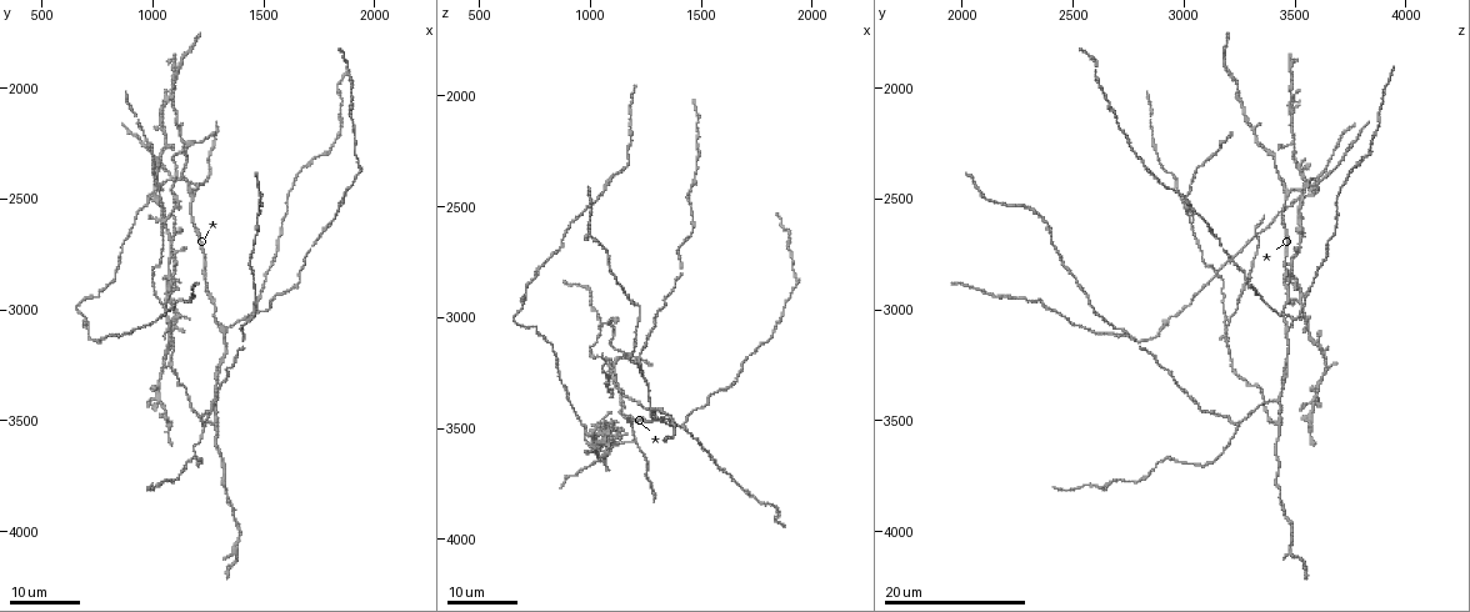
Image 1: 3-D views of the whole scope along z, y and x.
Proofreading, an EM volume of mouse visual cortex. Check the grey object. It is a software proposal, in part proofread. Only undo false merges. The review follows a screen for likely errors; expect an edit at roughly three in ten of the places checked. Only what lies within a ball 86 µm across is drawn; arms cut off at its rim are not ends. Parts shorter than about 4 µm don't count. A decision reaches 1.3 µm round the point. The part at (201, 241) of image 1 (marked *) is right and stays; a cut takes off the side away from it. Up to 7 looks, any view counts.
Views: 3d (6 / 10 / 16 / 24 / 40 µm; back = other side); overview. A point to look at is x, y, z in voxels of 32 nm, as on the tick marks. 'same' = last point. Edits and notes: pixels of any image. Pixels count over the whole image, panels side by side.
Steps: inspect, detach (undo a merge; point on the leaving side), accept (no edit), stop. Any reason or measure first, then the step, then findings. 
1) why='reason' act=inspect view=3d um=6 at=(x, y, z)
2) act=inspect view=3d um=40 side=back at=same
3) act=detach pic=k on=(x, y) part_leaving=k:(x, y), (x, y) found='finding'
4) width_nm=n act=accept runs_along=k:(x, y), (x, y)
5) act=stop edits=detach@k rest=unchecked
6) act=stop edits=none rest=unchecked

why='branch point' act=inspect view=3d um=16 at=(1210, 2440, 3550)

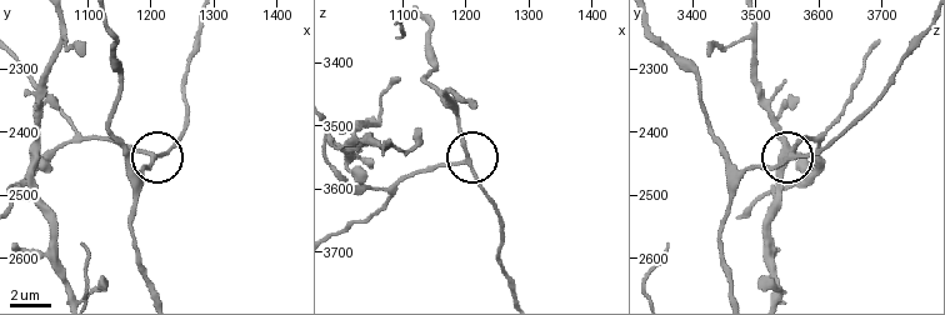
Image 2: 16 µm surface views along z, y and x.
act=inspect view=3d um=6 at=(1205, 2435, 3560)

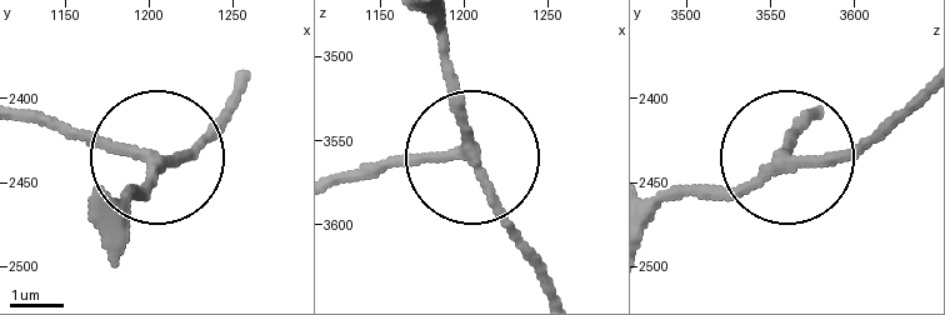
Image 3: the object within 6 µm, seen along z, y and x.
width_nm=190 act=accept runs_along=3:(119, 216), (154, 166), (221, 126) found='one cell here'

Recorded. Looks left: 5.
why='branch point' act=inspect view=3d um=24 at=(1010, 2510, 3540)

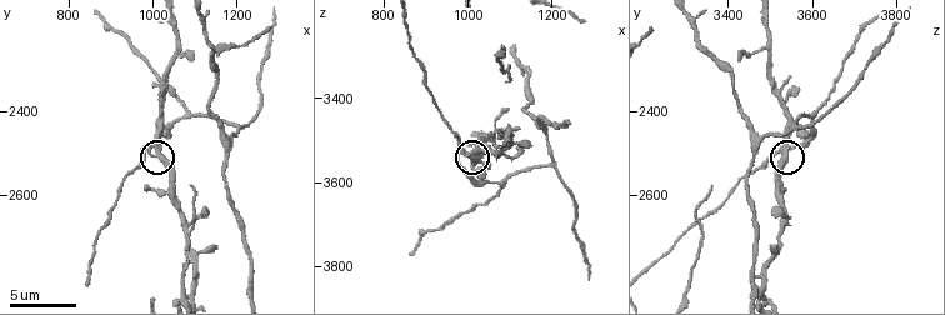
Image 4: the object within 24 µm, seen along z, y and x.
act=inspect view=3d um=10 at=(1015, 2510, 3530)

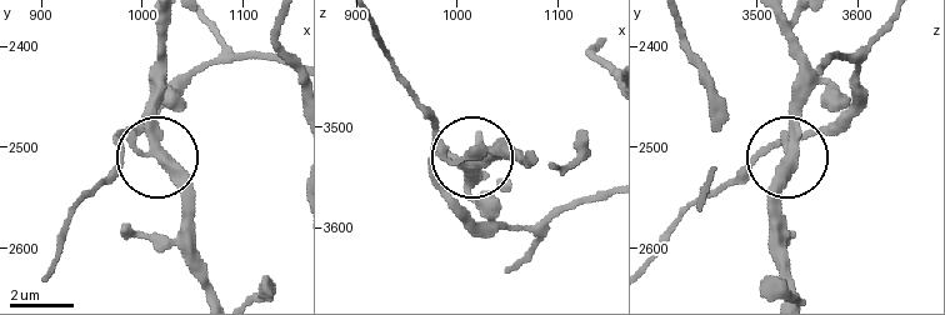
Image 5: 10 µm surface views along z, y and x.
side_arm_um=42 arms=3 act=accept found='continuous, no second cell'

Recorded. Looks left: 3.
why='three-way junction' act=inspect view=3d um=16 at=(1080, 2410, 3600)

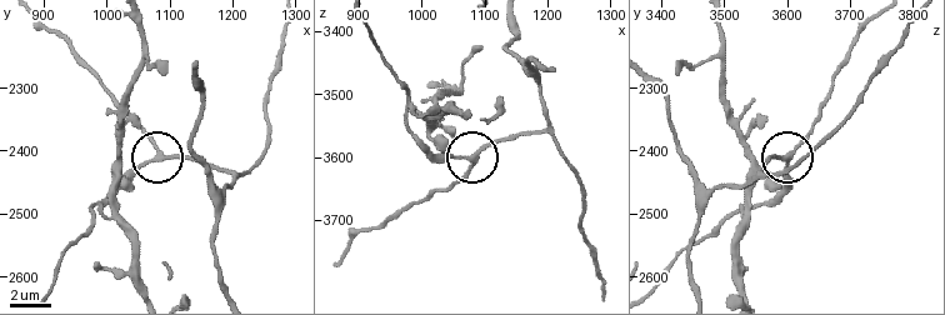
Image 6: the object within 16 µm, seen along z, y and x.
width_nm=190 act=accept runs_along=6:(694, 290), (688, 250), (703, 205), (789, 154), (816, 121) found='all the same cell'

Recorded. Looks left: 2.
why='branch point' act=inspect view=3d um=24 at=(1060, 2590, 3020)

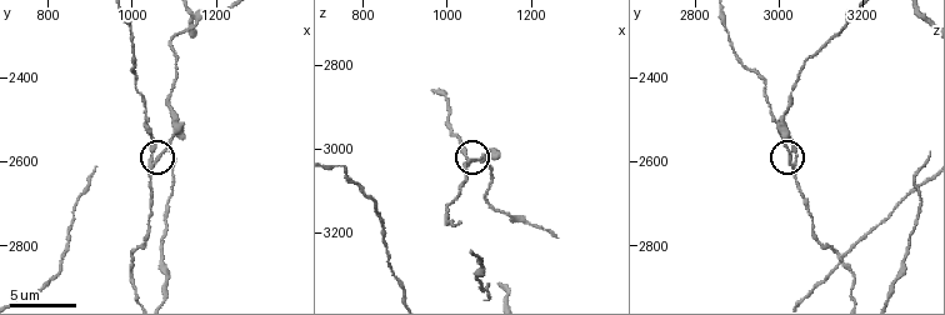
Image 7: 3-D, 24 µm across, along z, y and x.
act=inspect view=3d um=6 at=(1055, 2580, 3025)

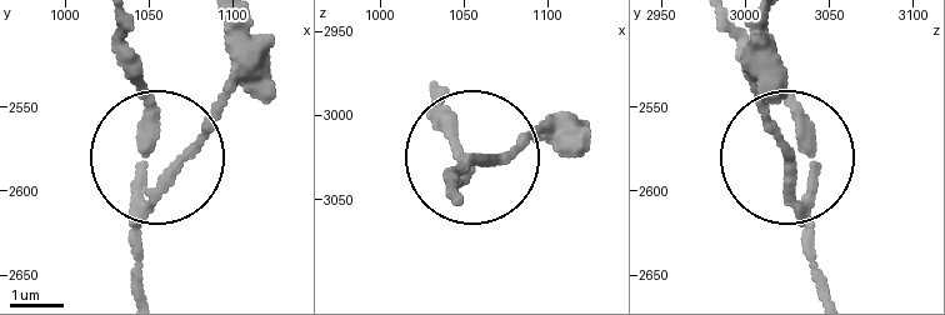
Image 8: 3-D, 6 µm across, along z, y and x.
side_arm_um=20 act=detach pic=8 on=(193, 150) part_leaving=8:(141, 210), (214, 106), (236, 26) found='a second cell is stuck on'

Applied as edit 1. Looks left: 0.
act=stop edits=detach@8 rest=unchecked

